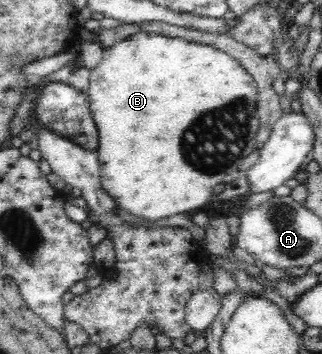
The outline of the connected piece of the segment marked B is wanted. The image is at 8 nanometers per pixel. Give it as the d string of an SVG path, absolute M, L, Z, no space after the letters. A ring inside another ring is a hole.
M137 32L134 33L132 36L129 36L127 39L123 41L116 41L115 45L111 45L104 49L101 61L95 66L95 69L91 70L90 73L90 80L89 80L89 87L85 91L86 98L88 99L88 104L91 109L91 114L93 117L94 122L96 123L98 129L98 146L95 153L98 154L99 163L100 163L100 176L101 176L101 187L102 191L105 191L106 195L109 195L110 199L113 199L114 203L117 205L121 205L125 211L129 211L129 213L133 213L133 215L139 215L139 217L145 217L145 219L163 219L163 217L169 217L169 215L177 215L177 213L184 213L190 214L195 213L199 208L203 207L205 203L211 203L209 201L209 197L213 195L213 188L215 185L219 185L219 183L229 183L242 173L239 170L239 165L241 165L241 161L247 157L252 151L255 150L255 143L257 143L257 131L259 129L260 123L259 118L256 115L257 112L257 98L258 98L258 91L256 82L253 79L251 73L248 72L240 64L236 58L231 57L228 53L221 51L210 45L195 43L193 41L187 41L186 39L181 39L178 37L165 37L165 34L155 34L155 33L141 33ZM239 111L241 111L241 115L245 117L245 119L237 119L237 115L239 115Z

